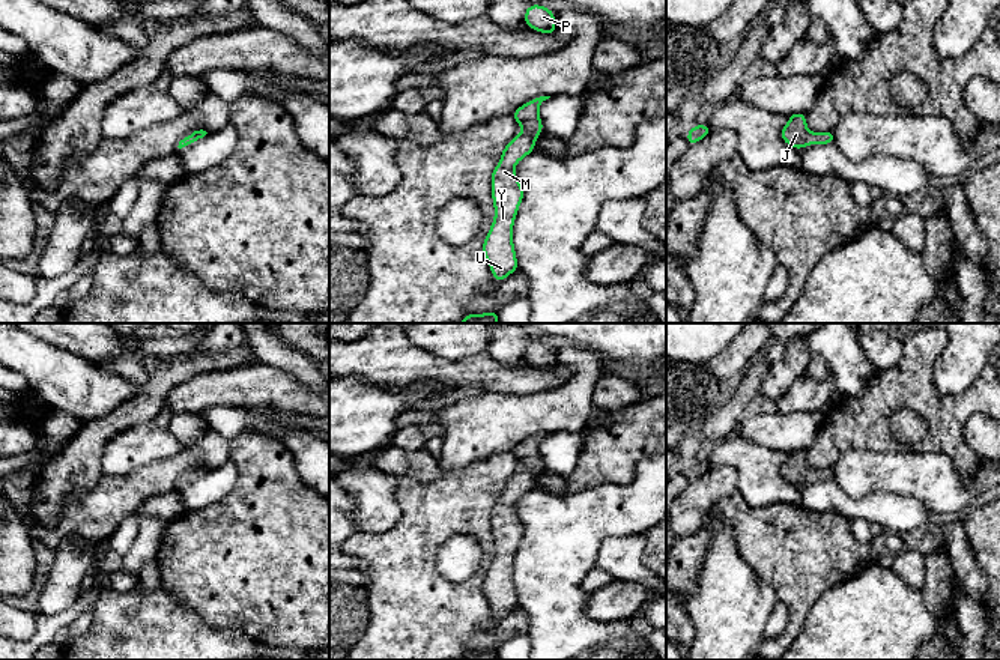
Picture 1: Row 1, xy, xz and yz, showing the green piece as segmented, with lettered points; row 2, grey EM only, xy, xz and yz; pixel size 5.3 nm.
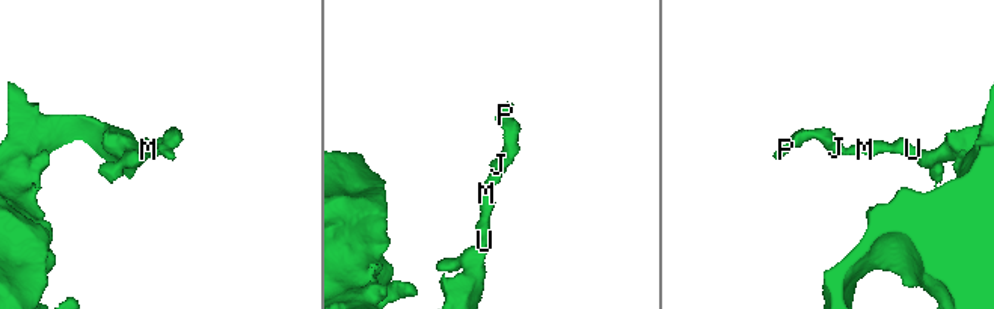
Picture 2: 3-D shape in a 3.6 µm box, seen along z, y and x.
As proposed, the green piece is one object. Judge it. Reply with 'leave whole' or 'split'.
leave whole

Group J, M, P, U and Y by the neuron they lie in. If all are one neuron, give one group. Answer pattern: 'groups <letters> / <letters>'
groups J M P U Y

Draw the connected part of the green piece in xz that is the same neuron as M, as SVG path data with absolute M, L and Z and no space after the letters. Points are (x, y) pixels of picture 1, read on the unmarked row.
M550 433L535 434L519 444L513 454L525 466L502 487L501 498L492 508L492 535L495 556L483 580L483 591L495 618L505 616L519 604L513 583L513 559L525 526L514 511L514 502L534 489L537 474L543 468L538 444Z

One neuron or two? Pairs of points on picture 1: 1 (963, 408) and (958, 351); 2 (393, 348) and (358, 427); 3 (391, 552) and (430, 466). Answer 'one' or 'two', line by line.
1: two
2: two
3: two

